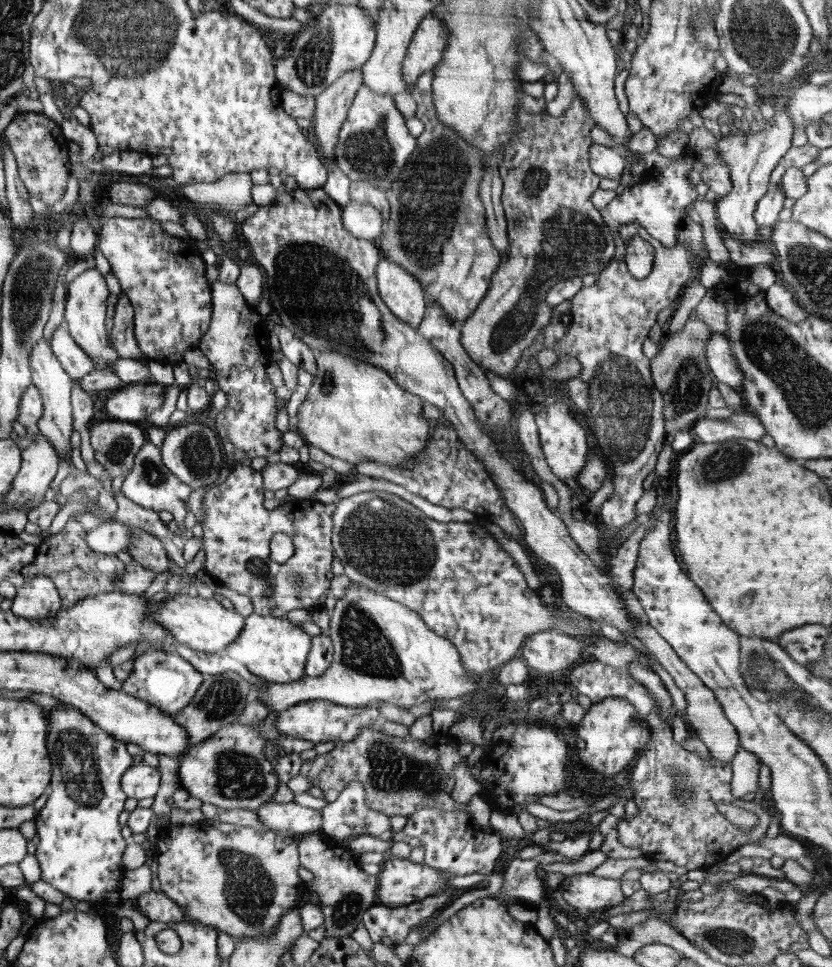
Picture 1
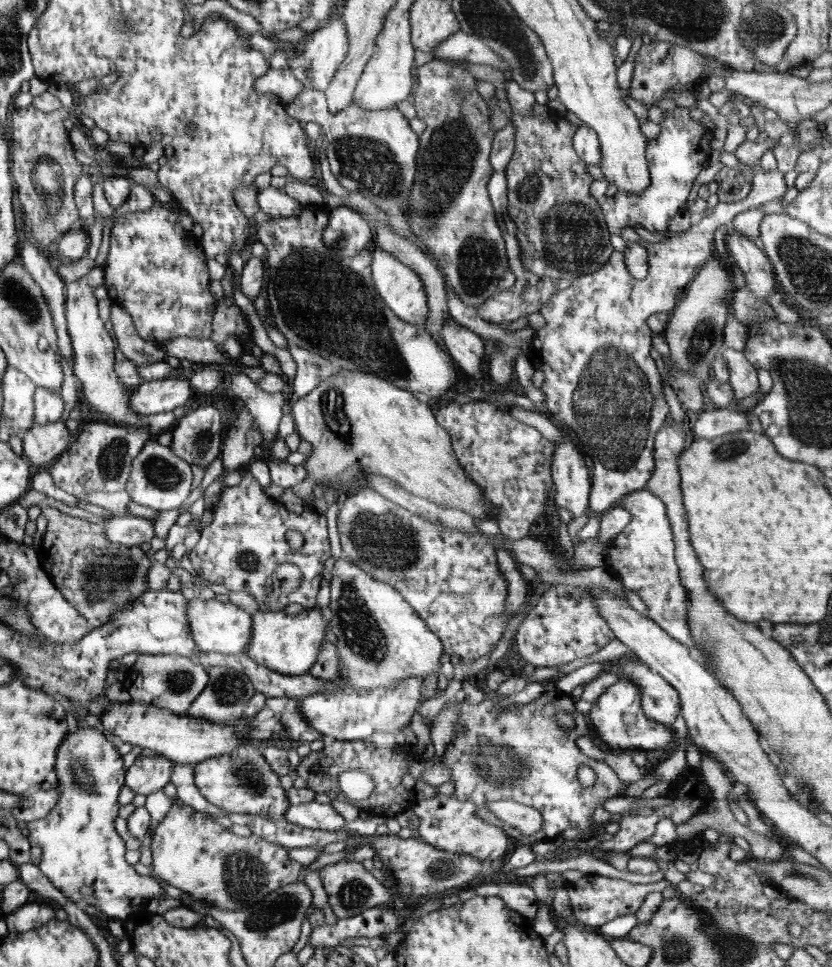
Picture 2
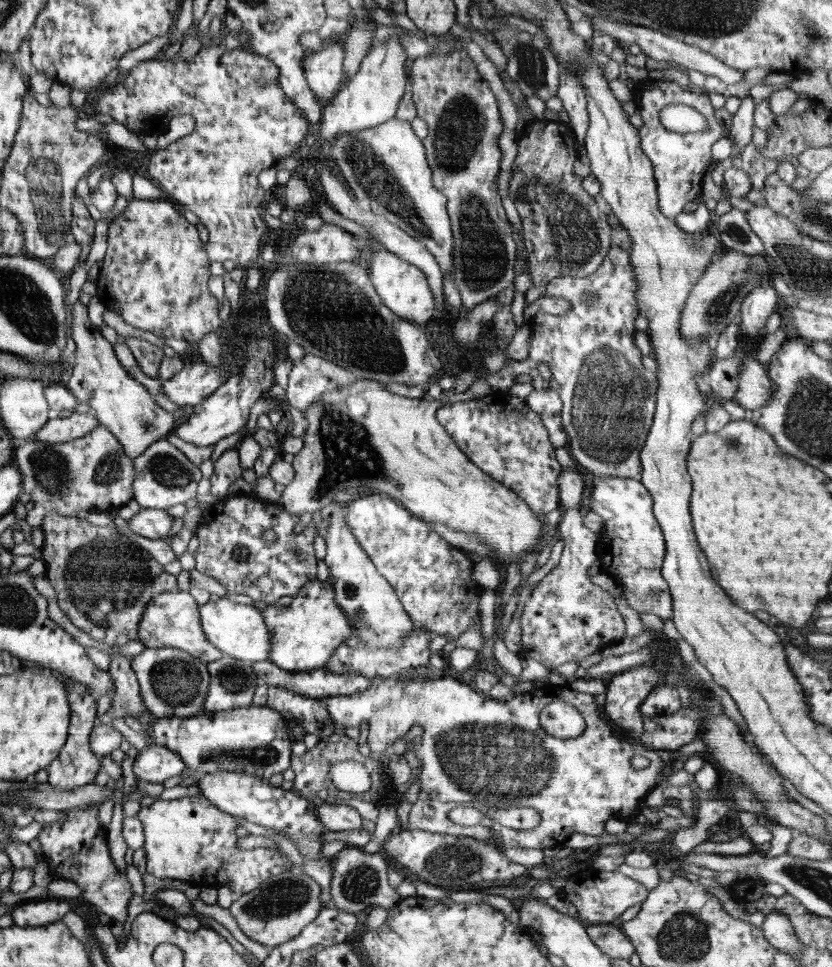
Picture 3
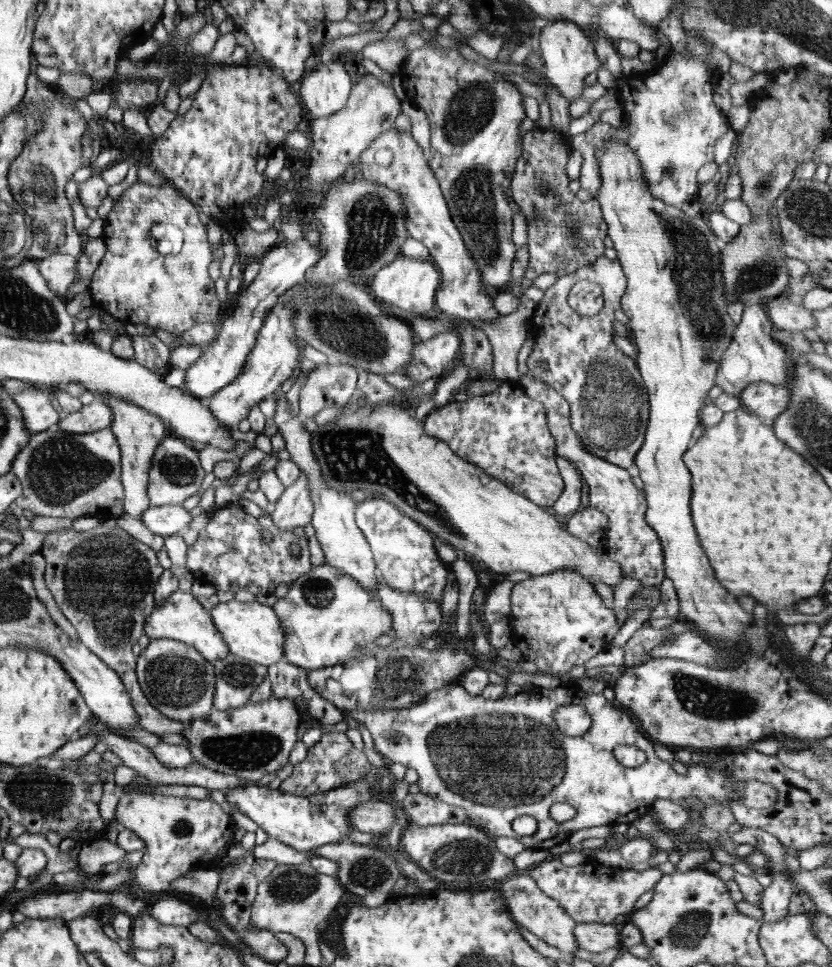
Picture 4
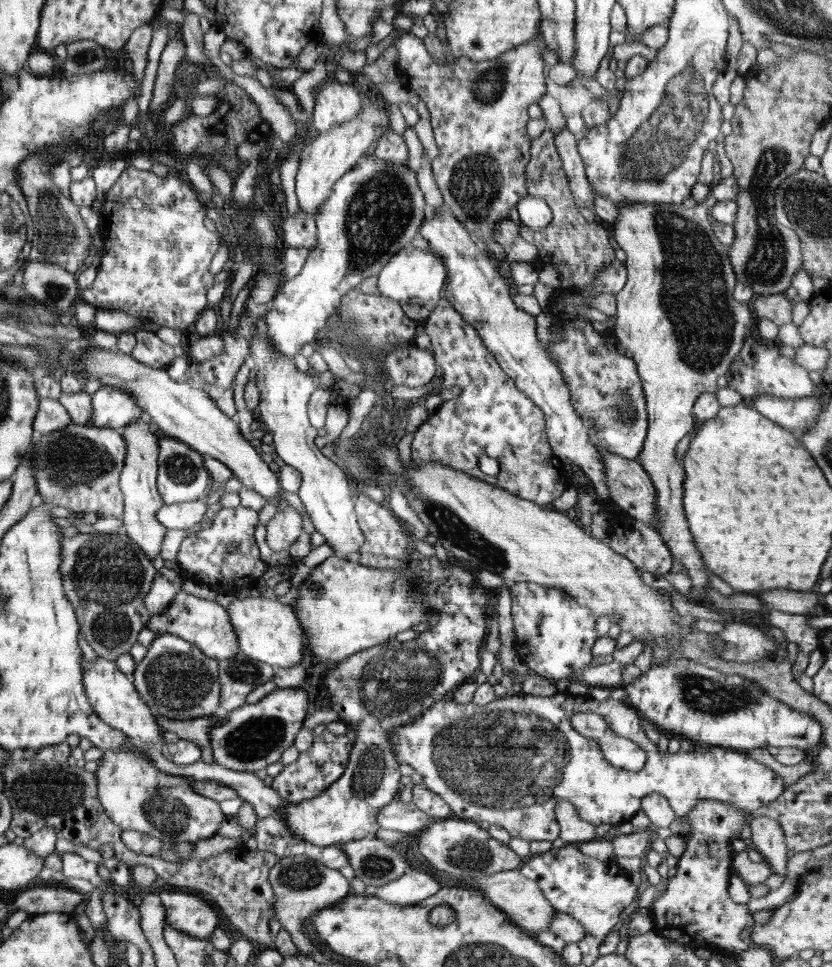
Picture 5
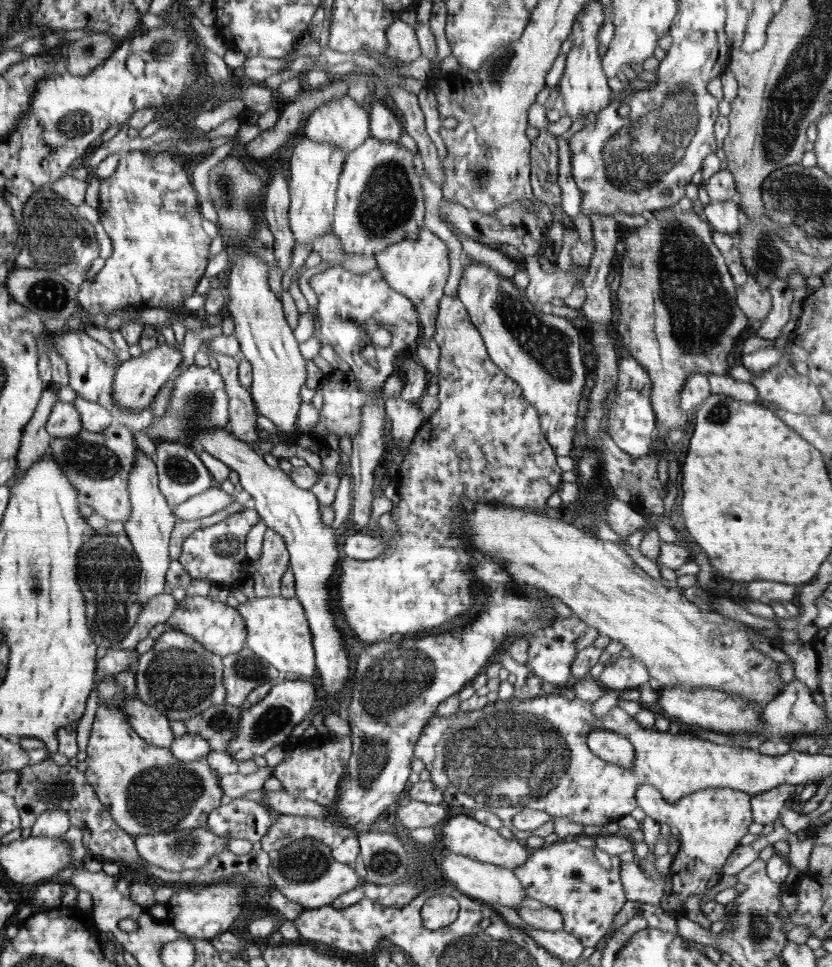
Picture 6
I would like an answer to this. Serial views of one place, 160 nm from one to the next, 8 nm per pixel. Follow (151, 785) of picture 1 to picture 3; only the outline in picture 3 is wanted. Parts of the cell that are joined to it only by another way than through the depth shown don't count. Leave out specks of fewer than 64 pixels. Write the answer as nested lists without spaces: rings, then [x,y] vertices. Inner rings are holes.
[[[150,745],[139,751],[132,766],[136,780],[154,784],[180,775],[185,769],[182,757],[173,750],[160,745]]]

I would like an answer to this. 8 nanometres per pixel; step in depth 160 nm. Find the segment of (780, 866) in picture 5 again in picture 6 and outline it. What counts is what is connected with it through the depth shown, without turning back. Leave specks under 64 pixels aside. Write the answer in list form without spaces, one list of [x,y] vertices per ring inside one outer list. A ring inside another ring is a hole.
[[[782,783],[776,785],[772,790],[752,795],[751,810],[753,822],[764,827],[768,824],[774,824],[774,821],[780,818],[787,797],[795,792],[795,790],[795,784]]]

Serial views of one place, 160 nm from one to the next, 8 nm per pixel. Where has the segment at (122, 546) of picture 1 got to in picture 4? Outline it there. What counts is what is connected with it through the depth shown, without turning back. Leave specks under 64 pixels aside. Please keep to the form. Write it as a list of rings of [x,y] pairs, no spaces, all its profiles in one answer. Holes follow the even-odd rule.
[[[151,505],[142,513],[141,520],[146,528],[164,538],[186,530],[192,515],[182,505]]]

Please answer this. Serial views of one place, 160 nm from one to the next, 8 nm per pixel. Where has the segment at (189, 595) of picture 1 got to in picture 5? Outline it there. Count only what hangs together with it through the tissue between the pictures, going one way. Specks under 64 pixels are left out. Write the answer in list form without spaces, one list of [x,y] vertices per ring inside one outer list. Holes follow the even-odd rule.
[[[255,591],[237,597],[226,610],[237,634],[239,650],[248,658],[273,668],[292,668],[301,663],[308,665],[304,659],[305,632],[296,620],[292,605],[265,599]]]

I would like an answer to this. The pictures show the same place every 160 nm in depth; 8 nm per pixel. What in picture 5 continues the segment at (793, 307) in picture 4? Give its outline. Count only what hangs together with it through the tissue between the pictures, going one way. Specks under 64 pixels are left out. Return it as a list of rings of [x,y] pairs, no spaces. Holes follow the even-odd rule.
[[[754,294],[750,302],[752,313],[757,320],[768,318],[768,320],[772,320],[778,326],[792,321],[793,305],[793,301],[790,301],[785,294]]]

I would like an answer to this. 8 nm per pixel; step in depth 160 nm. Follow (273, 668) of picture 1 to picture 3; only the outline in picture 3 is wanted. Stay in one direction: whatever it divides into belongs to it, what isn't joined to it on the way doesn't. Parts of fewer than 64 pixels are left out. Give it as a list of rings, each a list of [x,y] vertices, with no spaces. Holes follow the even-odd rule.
[[[316,578],[306,582],[299,593],[295,594],[290,605],[268,605],[260,614],[262,622],[270,631],[270,662],[278,668],[296,673],[324,667],[336,648],[353,634],[344,610],[336,602],[331,578],[325,581]]]

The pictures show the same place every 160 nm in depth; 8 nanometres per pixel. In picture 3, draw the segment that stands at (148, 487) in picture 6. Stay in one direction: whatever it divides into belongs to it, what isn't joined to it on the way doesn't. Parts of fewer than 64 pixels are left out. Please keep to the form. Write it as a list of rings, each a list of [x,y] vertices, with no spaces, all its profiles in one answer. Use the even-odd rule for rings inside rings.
[[[77,300],[71,309],[73,320],[73,328],[72,328],[72,339],[76,343],[76,360],[74,360],[73,369],[70,371],[70,376],[66,379],[63,386],[67,388],[67,390],[76,398],[77,403],[84,403],[90,406],[91,410],[93,410],[96,414],[96,419],[99,422],[99,425],[104,425],[108,430],[113,431],[116,435],[118,442],[121,442],[121,445],[124,446],[125,453],[129,455],[130,458],[134,459],[137,456],[140,456],[153,442],[160,440],[162,436],[168,434],[174,426],[176,426],[176,418],[173,414],[166,412],[162,409],[152,398],[152,394],[146,390],[146,387],[140,385],[136,379],[128,374],[124,367],[121,366],[120,360],[118,360],[118,354],[114,351],[114,342],[110,342],[110,338],[106,337],[105,334],[102,334],[102,326],[94,326],[92,322],[89,321],[89,309],[88,306],[82,305],[79,300]]]

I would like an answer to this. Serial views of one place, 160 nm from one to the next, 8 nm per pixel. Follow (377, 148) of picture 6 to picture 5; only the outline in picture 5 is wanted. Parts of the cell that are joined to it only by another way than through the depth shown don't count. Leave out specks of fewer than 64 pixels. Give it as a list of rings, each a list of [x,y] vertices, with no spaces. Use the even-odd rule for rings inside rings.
[[[362,155],[357,163],[339,178],[327,200],[315,215],[318,238],[314,248],[303,264],[302,270],[292,280],[280,286],[265,316],[266,334],[270,344],[284,356],[294,358],[303,346],[315,342],[318,332],[325,328],[326,321],[336,314],[343,294],[359,287],[367,276],[378,274],[380,269],[401,248],[408,246],[419,235],[419,228],[425,220],[426,208],[424,193],[419,187],[417,172],[408,165],[383,161],[374,155]]]

